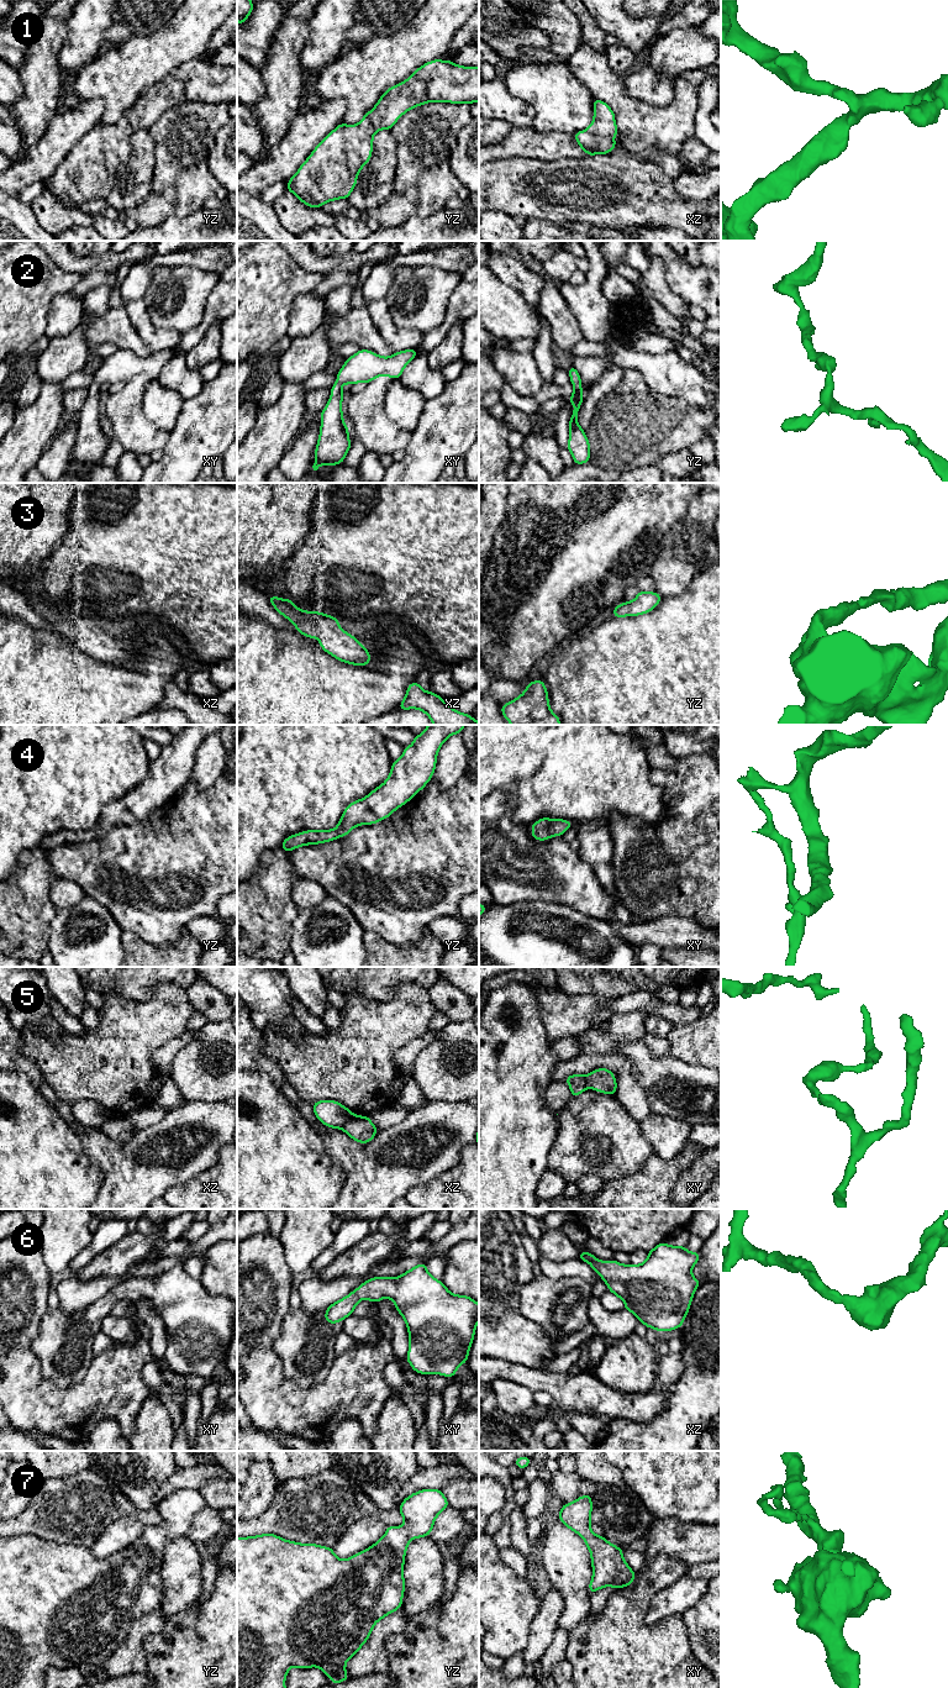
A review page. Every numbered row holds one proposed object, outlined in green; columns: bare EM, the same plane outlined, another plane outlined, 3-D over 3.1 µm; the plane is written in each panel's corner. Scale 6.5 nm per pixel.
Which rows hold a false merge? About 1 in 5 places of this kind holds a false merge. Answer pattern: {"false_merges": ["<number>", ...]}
{"false_merges": ["5"]}

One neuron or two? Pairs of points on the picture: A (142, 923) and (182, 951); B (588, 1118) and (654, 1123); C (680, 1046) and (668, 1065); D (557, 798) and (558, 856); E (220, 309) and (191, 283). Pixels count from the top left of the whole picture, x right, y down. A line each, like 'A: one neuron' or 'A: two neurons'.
A: two neurons
B: two neurons
C: two neurons
D: two neurons
E: two neurons

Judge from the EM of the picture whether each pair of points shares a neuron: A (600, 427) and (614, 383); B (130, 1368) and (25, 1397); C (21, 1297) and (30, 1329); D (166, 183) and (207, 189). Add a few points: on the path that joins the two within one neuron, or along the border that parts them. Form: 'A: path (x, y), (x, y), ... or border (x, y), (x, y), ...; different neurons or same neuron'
A: border (626, 371), (621, 384), (598, 403), (594, 414); different neurons
B: path (104, 1392), (96, 1398), (51, 1398); same neuron
C: path (21, 1304), (22, 1321); same neuron
D: path (175, 183), (198, 184); same neuron

